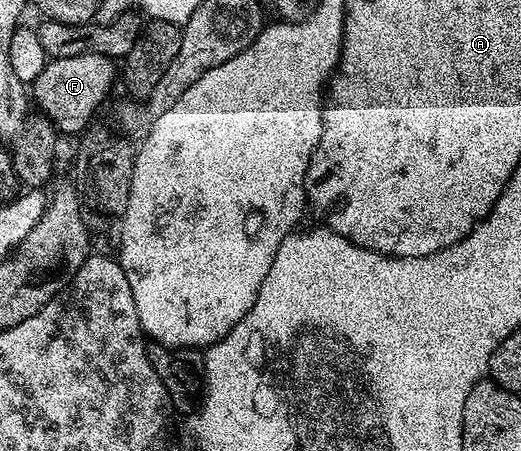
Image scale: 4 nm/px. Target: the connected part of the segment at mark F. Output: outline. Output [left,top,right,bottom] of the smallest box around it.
[30,54,118,136]

